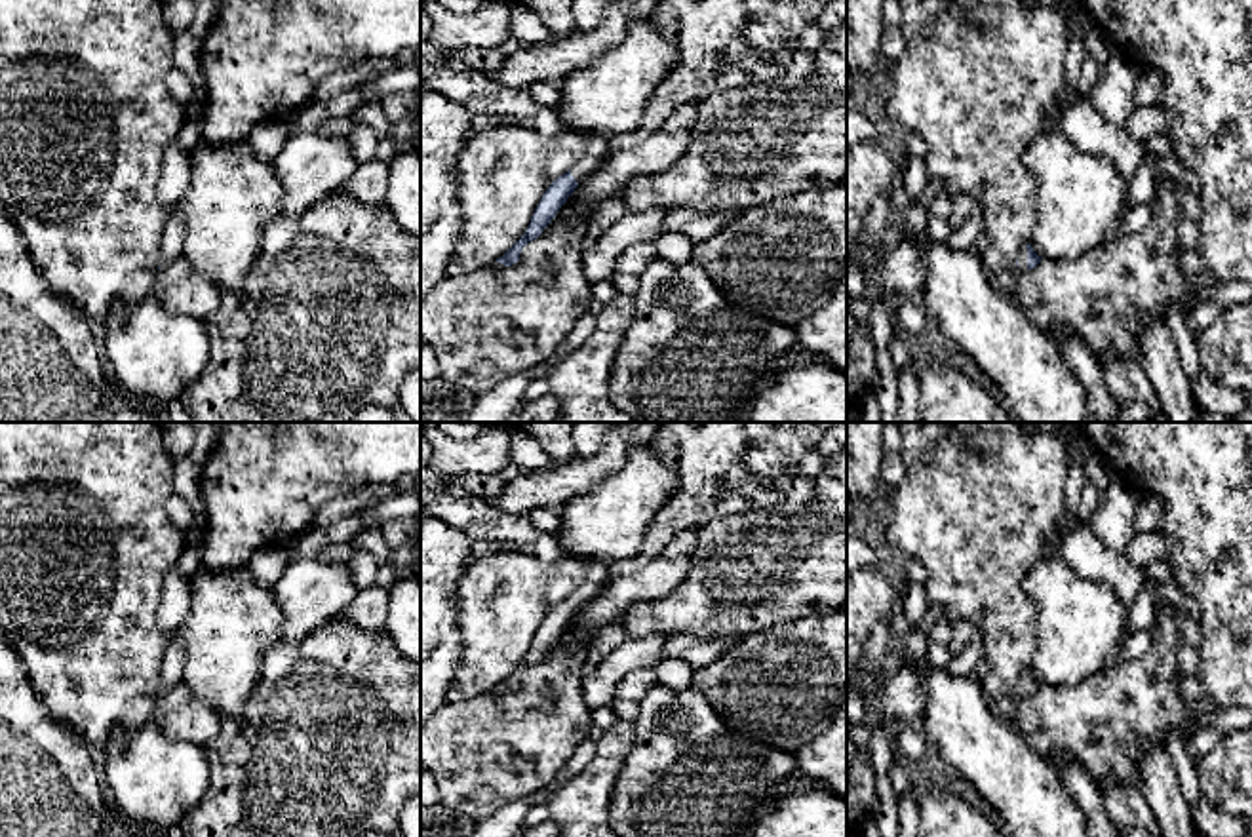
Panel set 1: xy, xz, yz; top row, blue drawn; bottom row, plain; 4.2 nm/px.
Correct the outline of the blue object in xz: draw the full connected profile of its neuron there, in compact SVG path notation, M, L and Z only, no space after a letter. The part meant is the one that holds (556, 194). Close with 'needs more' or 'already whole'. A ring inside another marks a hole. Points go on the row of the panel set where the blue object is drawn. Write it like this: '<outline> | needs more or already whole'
M592 137L586 141L586 154L573 169L552 181L535 207L525 234L495 263L512 266L519 261L521 249L542 234L575 188L601 165L601 162L607 158L607 148L607 137Z | needs more

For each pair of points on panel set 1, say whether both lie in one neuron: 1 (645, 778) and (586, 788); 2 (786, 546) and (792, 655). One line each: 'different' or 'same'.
1: different
2: different

